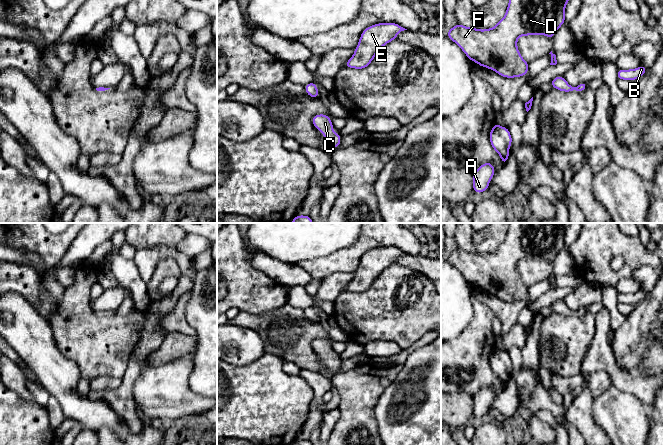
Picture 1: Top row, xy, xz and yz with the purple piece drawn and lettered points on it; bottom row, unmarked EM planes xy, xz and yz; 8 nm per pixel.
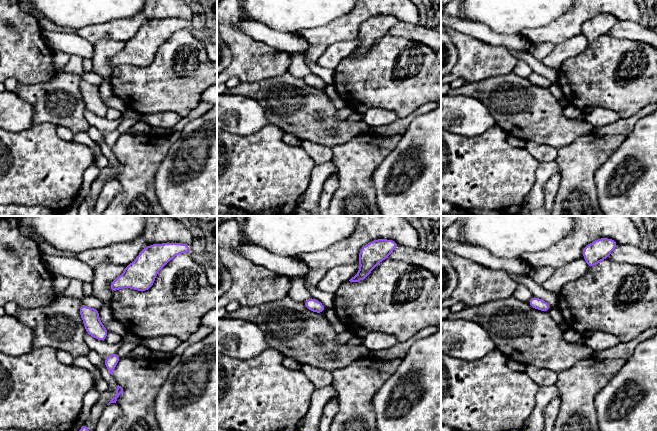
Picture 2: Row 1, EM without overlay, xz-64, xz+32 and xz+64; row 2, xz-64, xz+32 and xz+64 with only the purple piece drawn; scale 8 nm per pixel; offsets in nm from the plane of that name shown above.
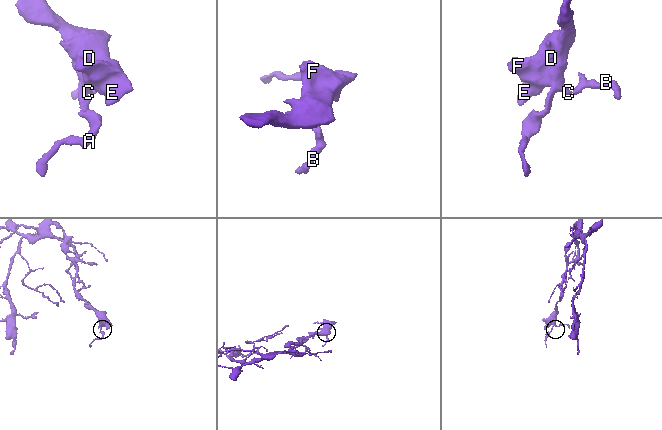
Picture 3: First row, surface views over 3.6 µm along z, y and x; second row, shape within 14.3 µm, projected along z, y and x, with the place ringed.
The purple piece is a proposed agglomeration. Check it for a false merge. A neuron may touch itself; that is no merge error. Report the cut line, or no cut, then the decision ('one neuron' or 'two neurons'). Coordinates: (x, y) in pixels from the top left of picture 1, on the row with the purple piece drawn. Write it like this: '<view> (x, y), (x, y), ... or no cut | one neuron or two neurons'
no cut | one neuron

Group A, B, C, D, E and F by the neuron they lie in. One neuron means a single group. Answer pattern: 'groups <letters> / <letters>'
groups A B C D E F

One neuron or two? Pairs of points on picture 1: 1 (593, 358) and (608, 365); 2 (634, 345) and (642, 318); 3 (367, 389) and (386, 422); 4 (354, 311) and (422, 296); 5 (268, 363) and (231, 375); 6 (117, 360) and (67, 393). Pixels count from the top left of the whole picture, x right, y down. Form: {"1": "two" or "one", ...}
{"1": "one", "2": "one", "3": "two", "4": "one", "5": "one", "6": "two"}

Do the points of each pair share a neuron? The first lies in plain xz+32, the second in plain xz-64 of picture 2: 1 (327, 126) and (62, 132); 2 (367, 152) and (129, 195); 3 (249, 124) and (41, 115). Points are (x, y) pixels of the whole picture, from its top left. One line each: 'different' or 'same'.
1: different
2: same
3: different

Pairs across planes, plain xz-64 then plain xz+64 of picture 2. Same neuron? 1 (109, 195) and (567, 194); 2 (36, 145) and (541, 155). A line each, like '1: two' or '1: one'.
1: two
2: two

